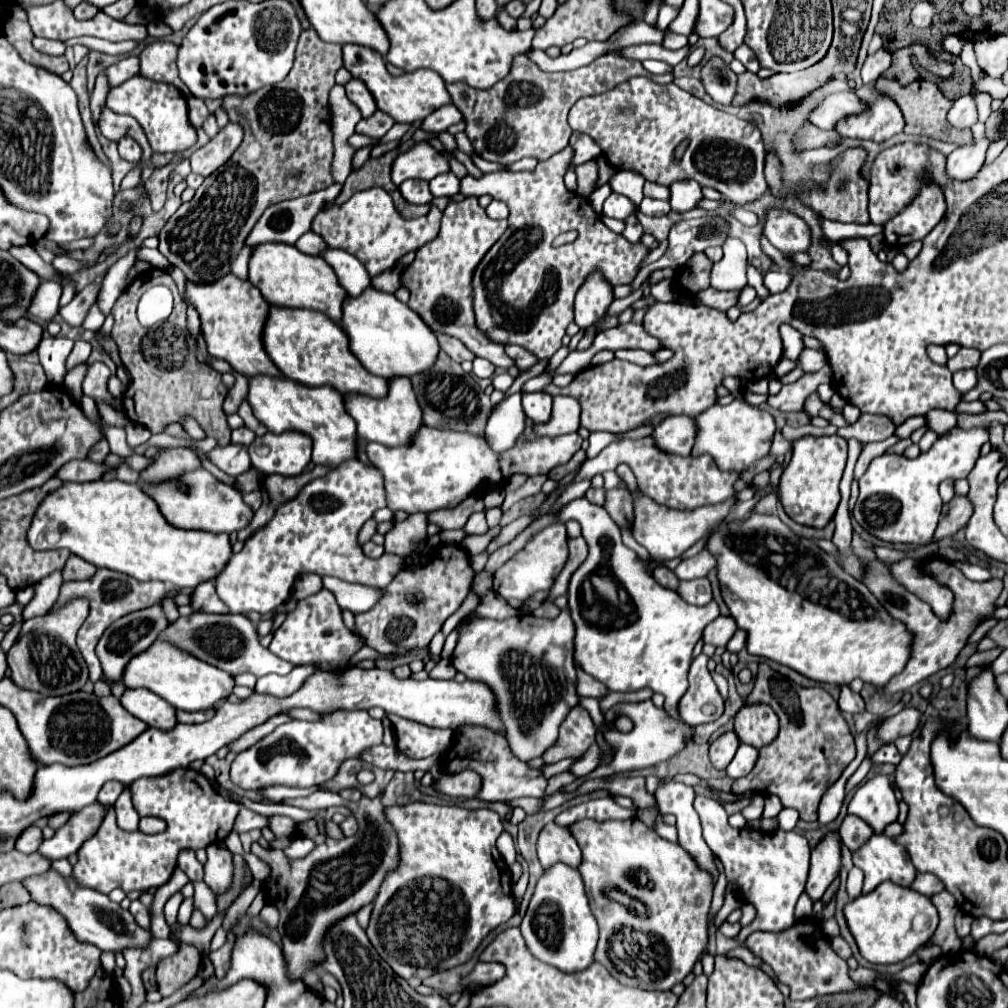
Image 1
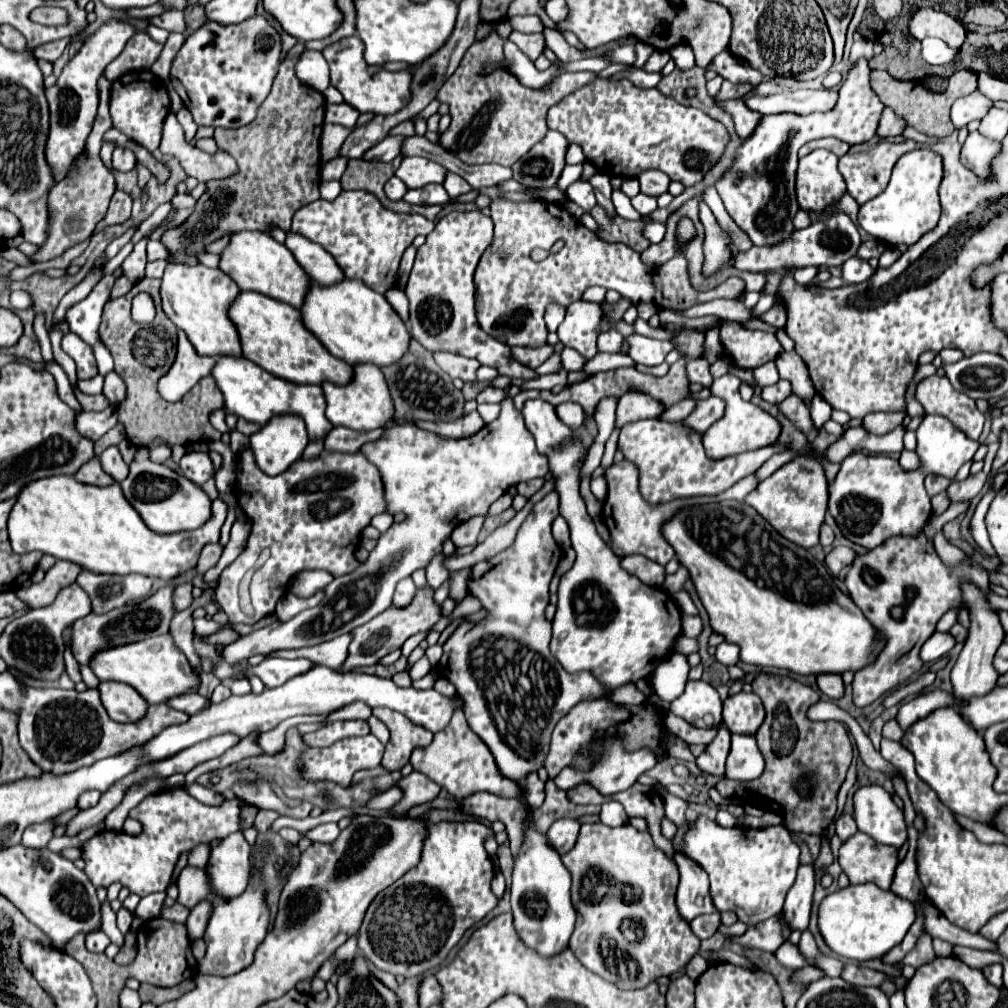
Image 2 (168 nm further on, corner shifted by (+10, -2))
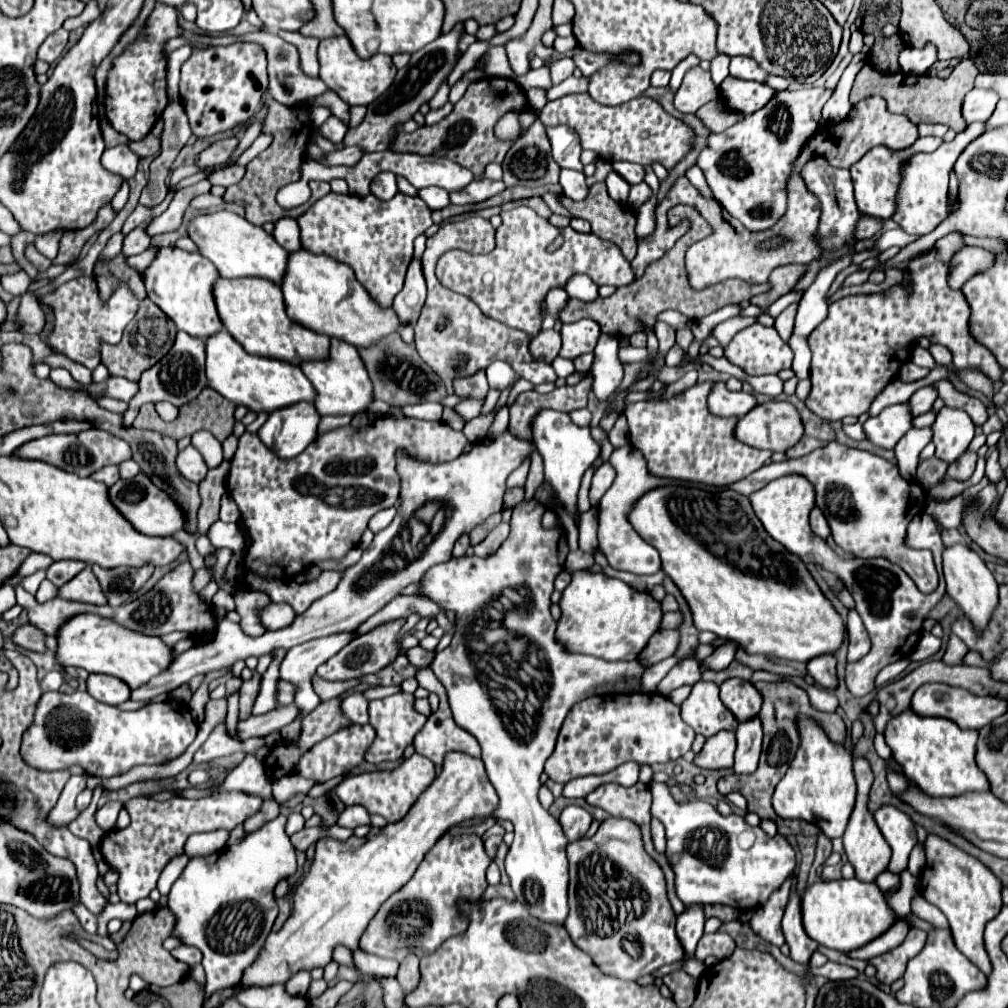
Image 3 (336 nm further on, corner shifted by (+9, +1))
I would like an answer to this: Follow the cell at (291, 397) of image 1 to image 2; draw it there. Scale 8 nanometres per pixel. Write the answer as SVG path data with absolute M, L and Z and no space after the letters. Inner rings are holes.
M233 356L219 358L211 376L215 378L215 382L219 384L223 396L225 396L225 410L229 414L245 418L247 422L265 426L273 416L295 414L295 416L303 418L311 442L323 440L333 428L331 422L325 418L325 394L323 394L321 386L291 384L283 378L271 376L269 372L255 366L247 358L233 358Z

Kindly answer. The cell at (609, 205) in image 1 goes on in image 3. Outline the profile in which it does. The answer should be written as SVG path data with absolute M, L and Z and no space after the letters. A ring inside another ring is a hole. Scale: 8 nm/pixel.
M562 169L560 171L560 185L564 189L564 195L574 201L582 201L588 195L588 185L586 185L586 179L580 171Z

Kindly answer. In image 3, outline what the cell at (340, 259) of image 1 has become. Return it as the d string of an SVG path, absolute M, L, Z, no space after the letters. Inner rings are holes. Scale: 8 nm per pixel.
M280 219L280 221L276 221L272 237L286 251L296 249L296 245L300 245L300 229L298 229L296 219Z

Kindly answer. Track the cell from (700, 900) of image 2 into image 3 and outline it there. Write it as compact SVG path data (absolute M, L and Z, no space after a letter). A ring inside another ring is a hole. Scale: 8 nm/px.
M690 905L676 921L676 935L688 957L694 957L696 943L704 933L704 913L700 905Z

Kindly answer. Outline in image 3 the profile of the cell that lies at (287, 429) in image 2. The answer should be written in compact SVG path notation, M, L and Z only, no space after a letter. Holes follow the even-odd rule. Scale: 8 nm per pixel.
M312 403L288 405L288 409L276 409L260 427L258 437L278 457L290 459L300 455L314 439L320 423L320 413Z

